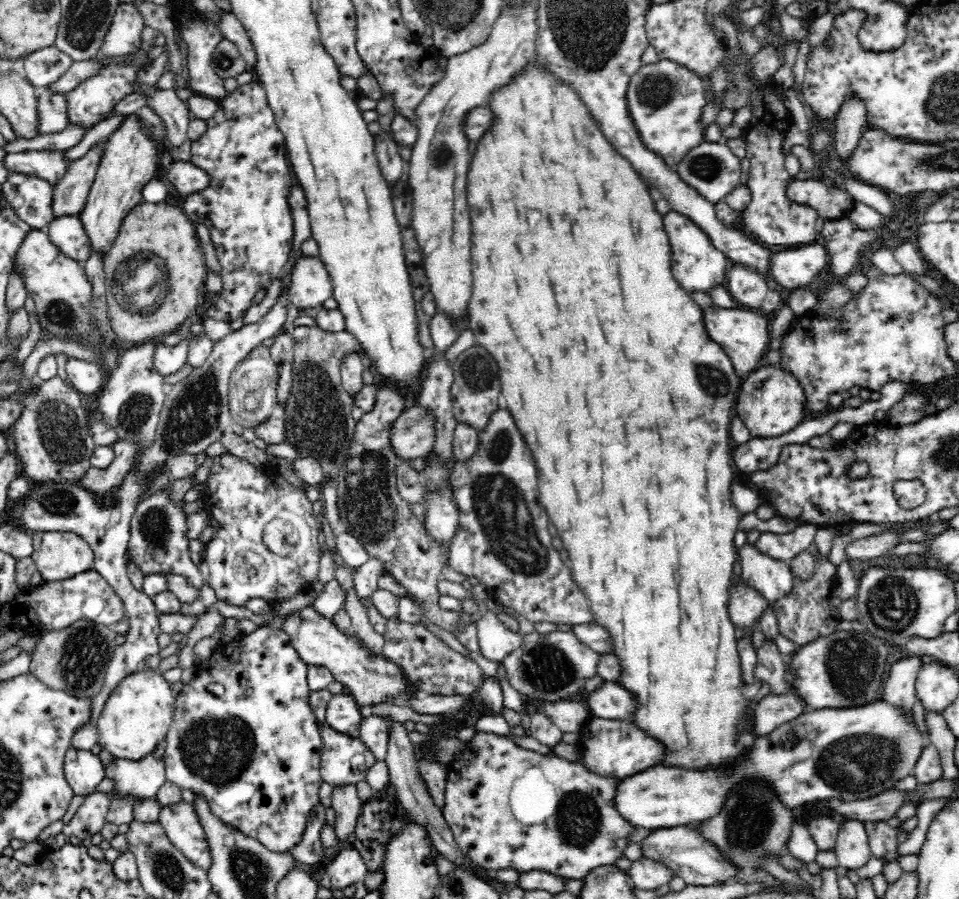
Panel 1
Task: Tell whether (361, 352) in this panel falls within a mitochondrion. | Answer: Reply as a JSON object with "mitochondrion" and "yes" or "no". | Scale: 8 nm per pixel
{"mitochondrion":"no"}

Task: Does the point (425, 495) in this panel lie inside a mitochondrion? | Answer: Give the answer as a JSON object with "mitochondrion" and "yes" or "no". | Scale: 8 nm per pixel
{"mitochondrion":"no"}

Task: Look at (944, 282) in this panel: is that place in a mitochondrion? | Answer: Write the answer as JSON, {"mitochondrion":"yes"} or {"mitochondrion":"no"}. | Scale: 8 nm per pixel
{"mitochondrion":"no"}

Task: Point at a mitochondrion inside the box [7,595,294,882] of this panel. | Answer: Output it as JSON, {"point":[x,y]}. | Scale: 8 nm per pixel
{"point":[216,750]}

